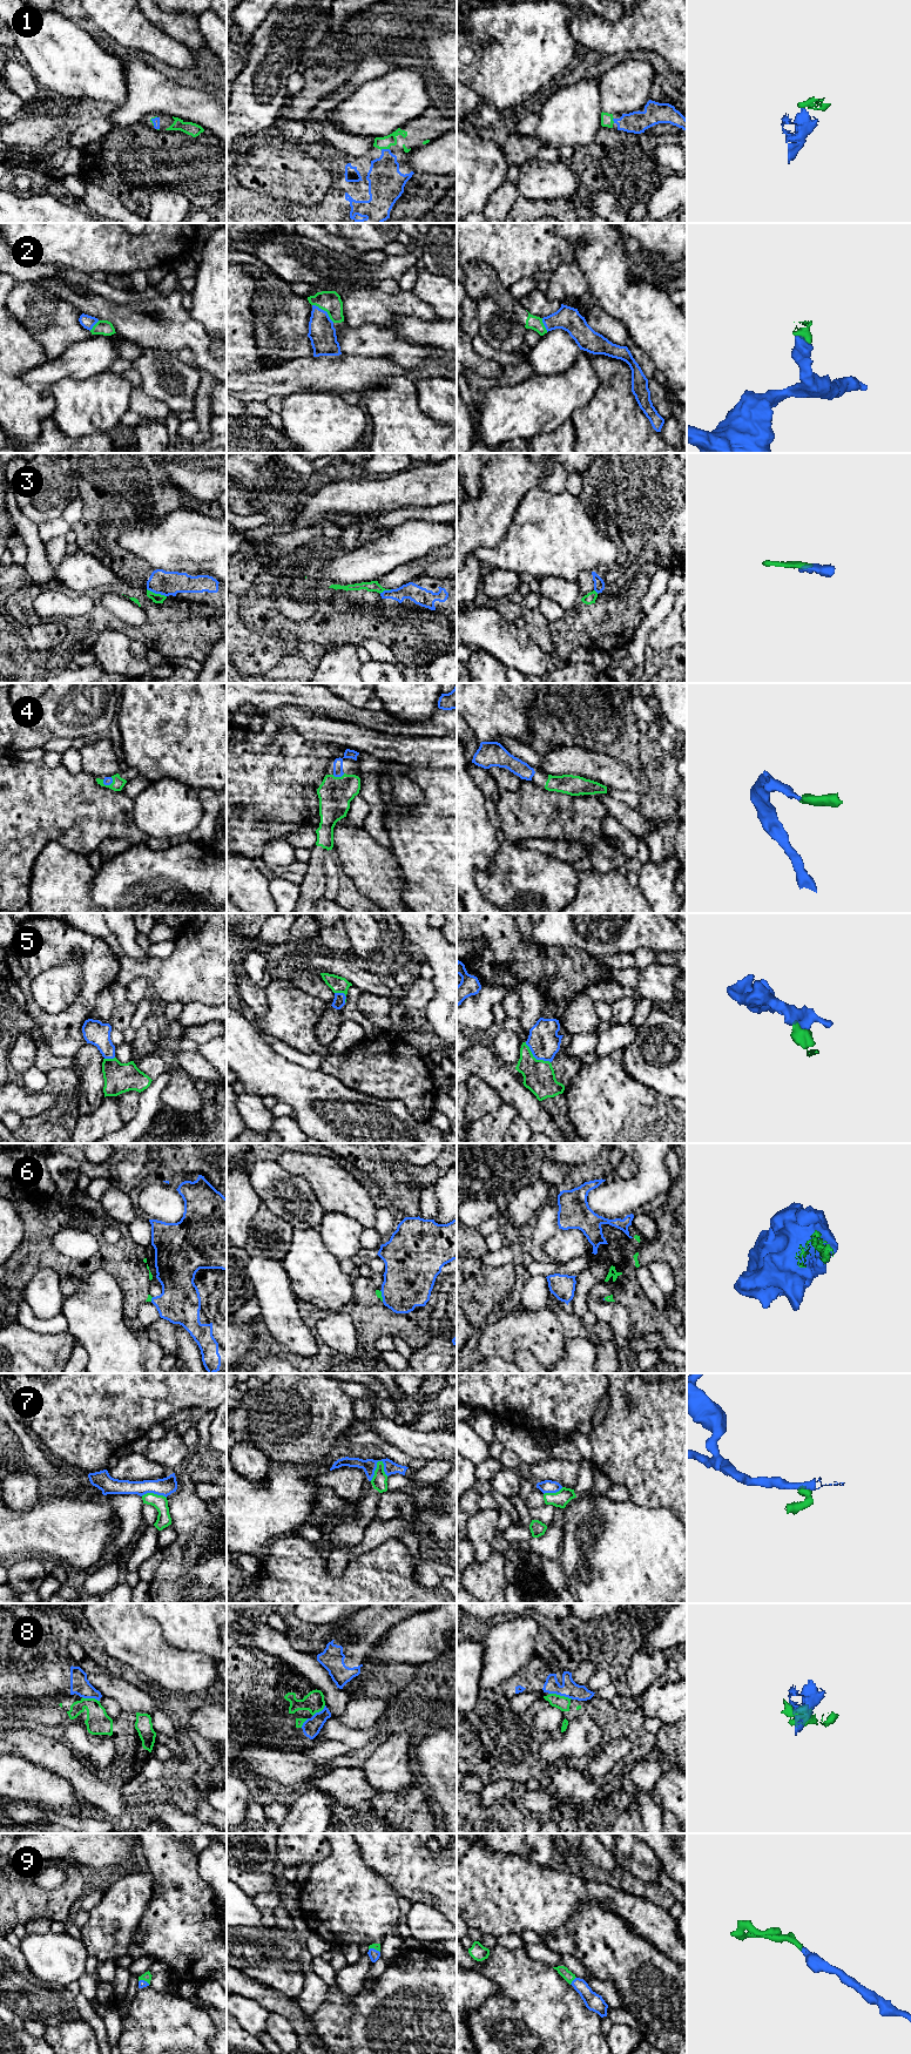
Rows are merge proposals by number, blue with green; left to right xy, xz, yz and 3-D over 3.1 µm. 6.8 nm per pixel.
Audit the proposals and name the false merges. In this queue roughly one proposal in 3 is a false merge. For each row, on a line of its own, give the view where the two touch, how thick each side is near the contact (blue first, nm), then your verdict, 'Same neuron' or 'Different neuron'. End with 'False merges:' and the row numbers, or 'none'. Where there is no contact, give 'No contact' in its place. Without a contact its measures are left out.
1: Touches blue in xz. Thickness 240 nm (blue) against 90 nm. Same neuron
2: Touches blue in xz. Thickness 190 nm (blue) against 140 nm. Same neuron
3: Touches blue in xy. Thickness 160 nm (blue) against 60 nm. Different neuron
4: Touches blue in xz. Thickness 60 nm (blue) against 240 nm. Same neuron
5: Touches blue in yz. Thickness 220 nm (blue) against 220 nm. Different neuron
6: Touches blue in xz. Thickness 360 nm (blue) against 40 nm. Different neuron
7: Touches blue in xz. Thickness 90 nm (blue) against 100 nm. Different neuron
8: Touches blue in yz. Thickness 120 nm (blue) against 90 nm. Different neuron
9: Touches blue in yz. Thickness 120 nm (blue) against 70 nm. Same neuron
False merges: 3, 5, 6, 7, 8

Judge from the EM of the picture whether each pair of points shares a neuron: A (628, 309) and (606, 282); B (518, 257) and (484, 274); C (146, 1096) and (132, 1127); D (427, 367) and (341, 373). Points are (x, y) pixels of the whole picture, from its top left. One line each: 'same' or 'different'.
A: same
B: different
C: same
D: same

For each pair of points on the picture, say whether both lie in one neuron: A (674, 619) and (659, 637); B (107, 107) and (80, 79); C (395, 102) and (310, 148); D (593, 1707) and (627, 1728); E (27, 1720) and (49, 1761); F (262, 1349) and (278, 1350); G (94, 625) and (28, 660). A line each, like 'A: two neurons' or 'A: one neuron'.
A: one neuron
B: two neurons
C: two neurons
D: one neuron
E: two neurons
F: one neuron
G: one neuron

